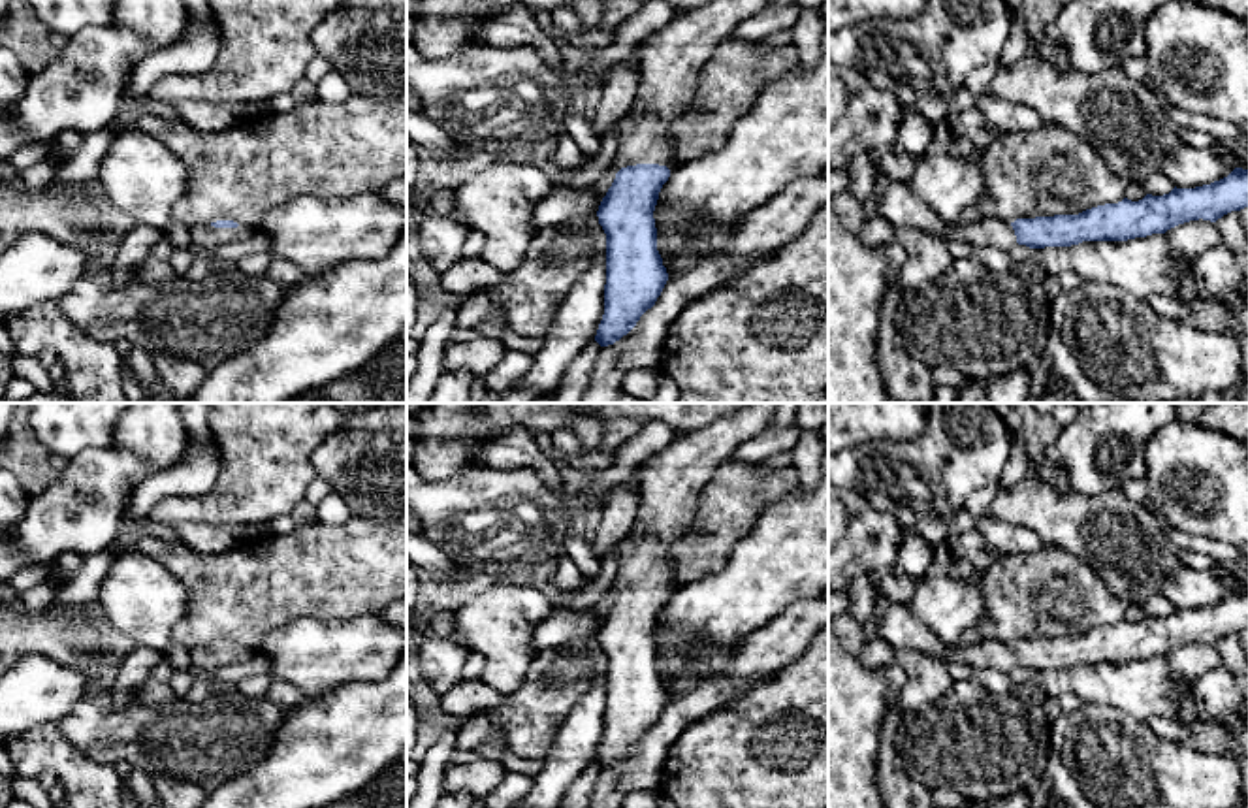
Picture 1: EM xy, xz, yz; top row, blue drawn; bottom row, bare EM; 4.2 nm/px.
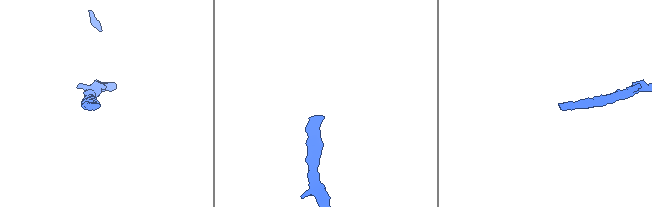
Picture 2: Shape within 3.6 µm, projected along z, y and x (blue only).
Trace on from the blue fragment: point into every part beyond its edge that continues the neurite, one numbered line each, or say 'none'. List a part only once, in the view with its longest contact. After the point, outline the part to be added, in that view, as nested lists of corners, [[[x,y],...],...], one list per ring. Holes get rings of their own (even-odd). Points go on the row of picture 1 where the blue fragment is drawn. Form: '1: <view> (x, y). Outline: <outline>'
1: xz (671, 59). Outline: [[[710,0],[702,8],[674,15],[638,45],[640,87],[621,121],[619,168],[636,164],[668,166],[674,151],[670,126],[691,105],[698,72],[715,47],[745,19],[772,0]]]

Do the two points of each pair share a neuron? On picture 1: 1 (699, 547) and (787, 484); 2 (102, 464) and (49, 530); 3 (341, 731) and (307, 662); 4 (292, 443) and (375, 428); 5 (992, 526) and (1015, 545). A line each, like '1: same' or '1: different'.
1: same
2: same
3: different
4: different
5: same

